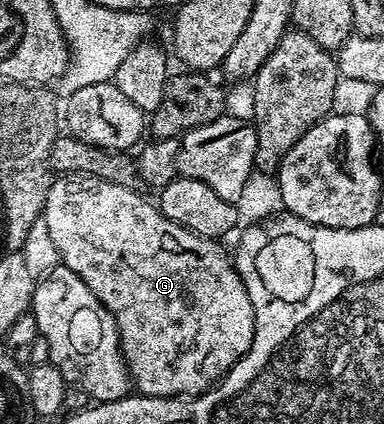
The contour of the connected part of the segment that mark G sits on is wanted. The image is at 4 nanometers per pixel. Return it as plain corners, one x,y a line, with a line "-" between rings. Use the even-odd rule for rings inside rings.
70,174
60,176
49,185
48,195
44,201
43,220
50,230
50,237
60,253
60,262
70,267
80,279
94,292
94,296
104,305
105,311
112,314
111,321
114,323
114,330
120,333
118,338
118,350
124,359
124,365
128,367
128,377
131,385
136,386
141,395
145,398
182,398
203,394
205,390
212,389
219,383
220,379
231,370
241,356
248,353
254,340
256,331
256,317
254,308
250,304
248,291
244,289
244,280
240,277
234,265
233,259
220,247
219,241
211,238
203,238
170,220
155,205
152,206
143,198
143,193
135,190
128,190
118,184
110,184
101,178
90,178
86,174

